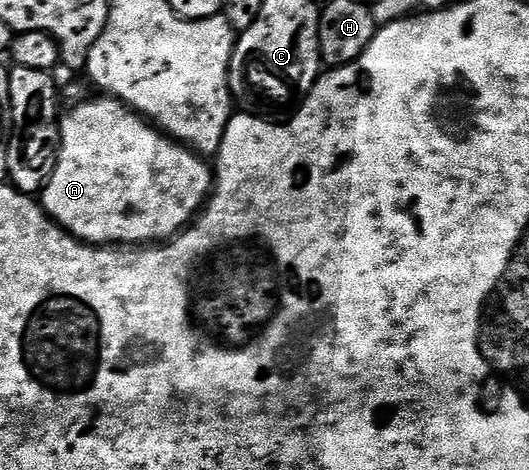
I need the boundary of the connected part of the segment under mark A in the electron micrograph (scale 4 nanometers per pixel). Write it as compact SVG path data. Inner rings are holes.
M98 95L98 98L87 99L77 102L70 110L65 110L61 118L62 126L62 148L58 150L58 162L56 171L50 176L50 181L45 189L40 193L40 204L46 210L46 214L55 221L58 226L67 233L71 233L80 241L85 241L87 245L97 245L99 247L110 247L115 243L137 243L139 246L146 247L151 243L166 243L178 236L183 229L189 226L190 222L202 212L214 184L214 173L206 166L207 158L194 152L193 149L176 141L172 137L166 136L140 113L134 112L129 105L118 100L117 97L109 95Z

